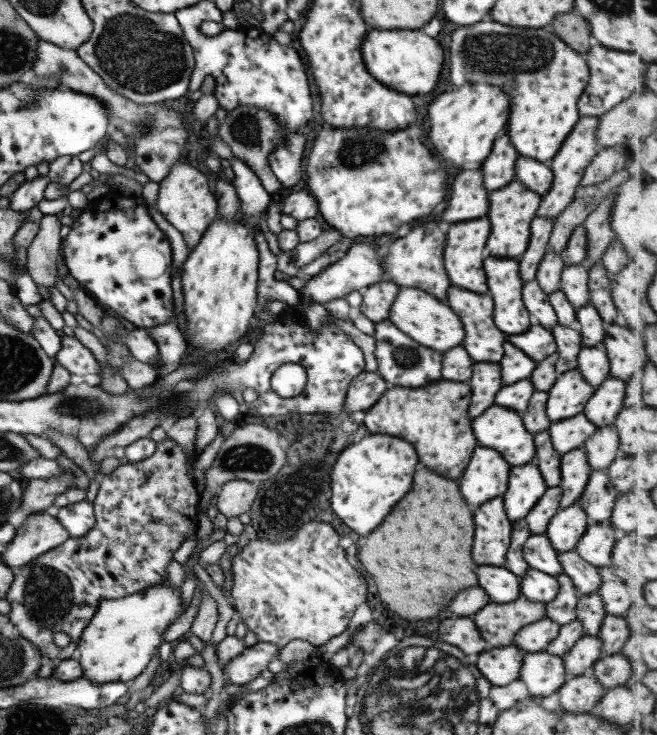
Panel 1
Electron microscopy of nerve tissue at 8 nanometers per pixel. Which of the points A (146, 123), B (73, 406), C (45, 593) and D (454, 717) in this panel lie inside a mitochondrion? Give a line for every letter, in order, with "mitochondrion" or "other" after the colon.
A: mitochondrion
B: mitochondrion
C: mitochondrion
D: mitochondrion

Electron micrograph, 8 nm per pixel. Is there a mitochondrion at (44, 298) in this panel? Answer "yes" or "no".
no

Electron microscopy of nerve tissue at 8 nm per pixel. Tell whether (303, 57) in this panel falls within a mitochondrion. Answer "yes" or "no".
no

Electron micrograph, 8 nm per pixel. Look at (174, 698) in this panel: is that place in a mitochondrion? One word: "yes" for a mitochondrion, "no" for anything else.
no

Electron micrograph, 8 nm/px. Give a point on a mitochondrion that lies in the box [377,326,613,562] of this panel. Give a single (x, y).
(403, 356)

